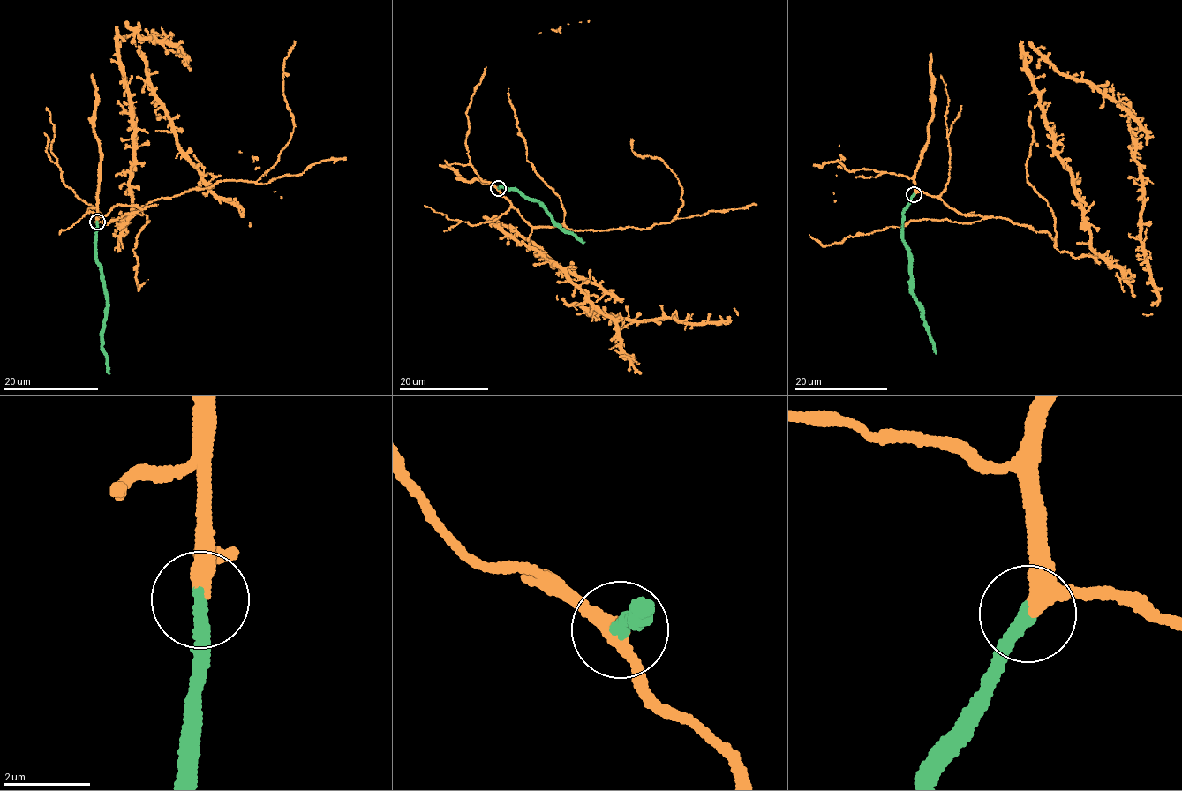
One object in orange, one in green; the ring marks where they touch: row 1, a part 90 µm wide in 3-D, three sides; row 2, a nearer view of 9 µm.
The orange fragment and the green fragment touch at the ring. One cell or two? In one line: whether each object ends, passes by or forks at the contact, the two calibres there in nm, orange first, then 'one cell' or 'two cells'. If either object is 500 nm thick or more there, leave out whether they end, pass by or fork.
orange passes by; green ends there; 300 nm thick on the orange side, 320 nm on the other; one cell

